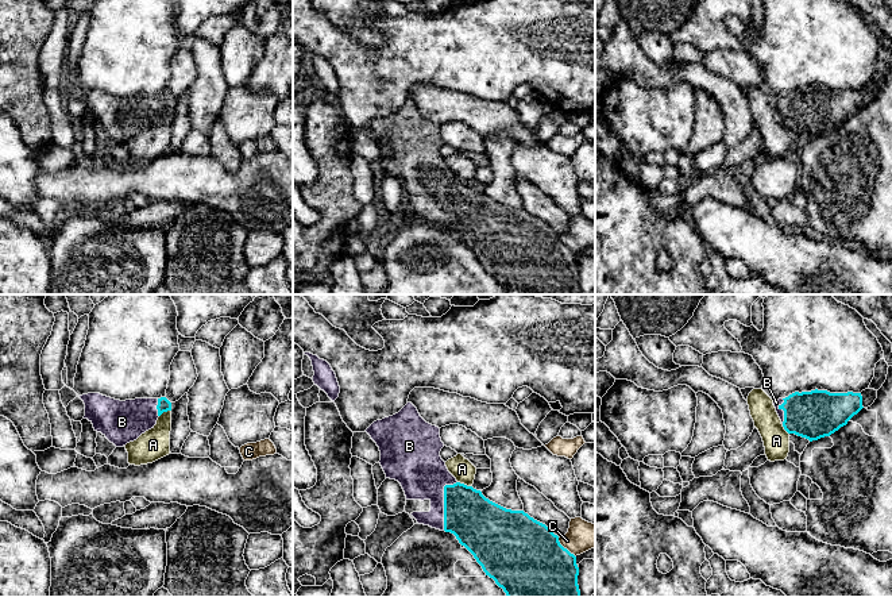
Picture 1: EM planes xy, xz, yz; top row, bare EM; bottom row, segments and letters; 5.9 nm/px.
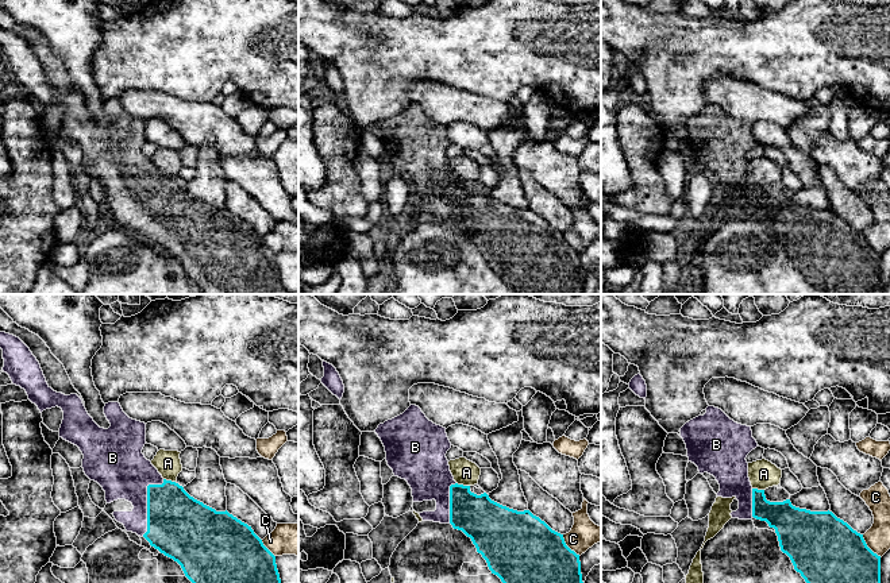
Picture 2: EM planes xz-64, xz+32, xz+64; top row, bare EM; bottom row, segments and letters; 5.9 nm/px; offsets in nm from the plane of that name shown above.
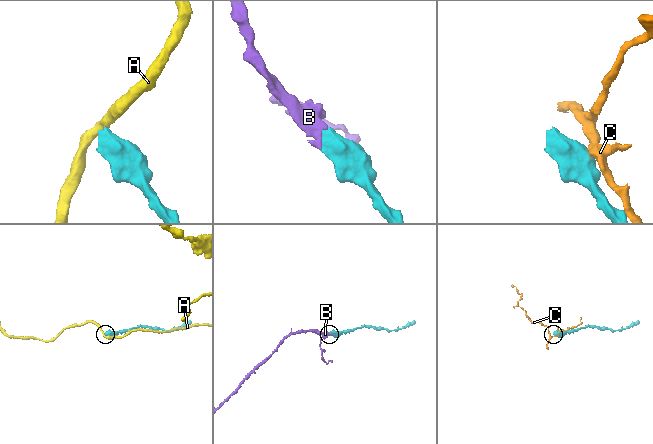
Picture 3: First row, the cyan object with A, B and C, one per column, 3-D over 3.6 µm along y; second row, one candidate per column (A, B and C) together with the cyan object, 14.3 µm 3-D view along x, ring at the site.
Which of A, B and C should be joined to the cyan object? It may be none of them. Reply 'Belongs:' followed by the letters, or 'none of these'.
Belongs: B

